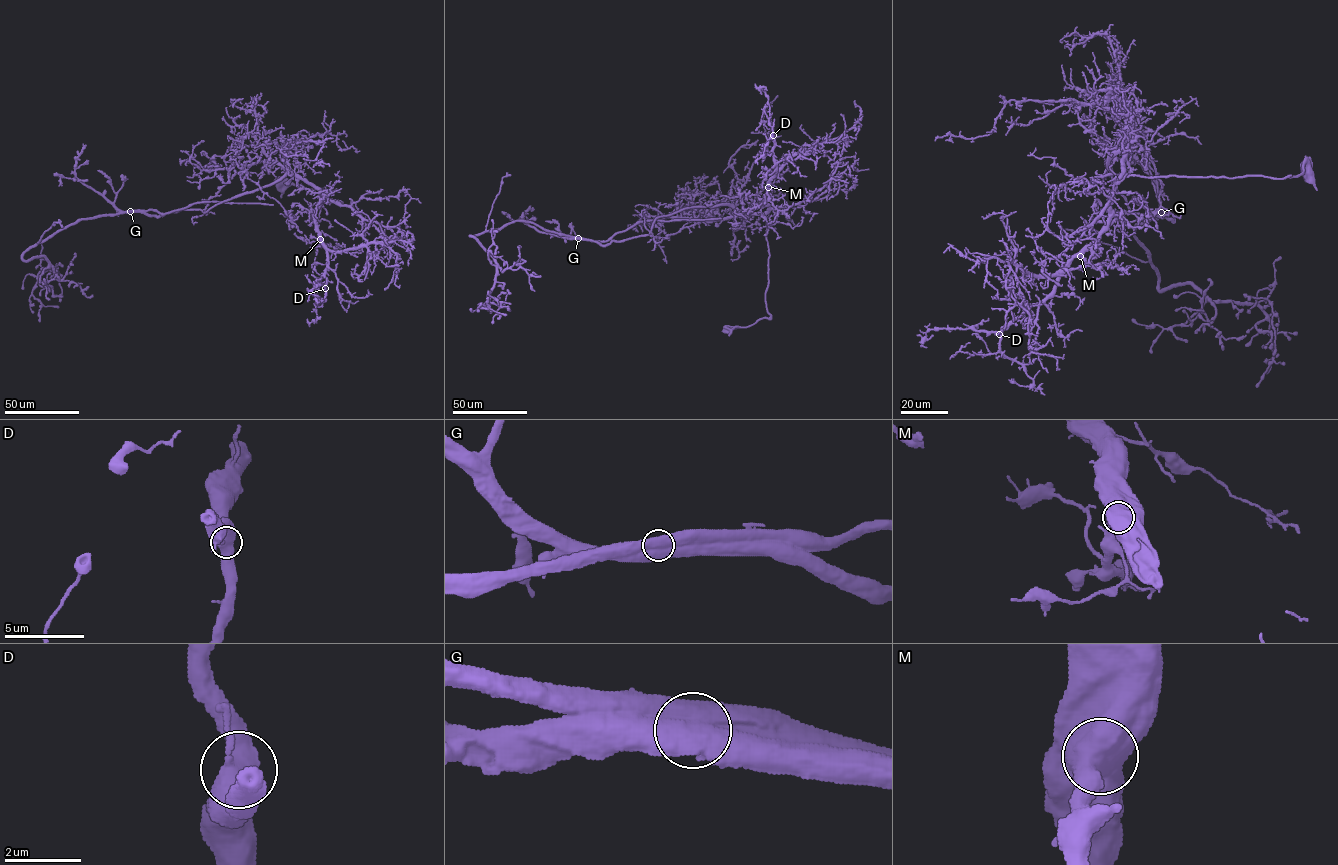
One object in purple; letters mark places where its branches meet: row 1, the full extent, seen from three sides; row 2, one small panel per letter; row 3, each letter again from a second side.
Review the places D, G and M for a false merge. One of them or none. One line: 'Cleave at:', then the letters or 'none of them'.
Cleave at: G

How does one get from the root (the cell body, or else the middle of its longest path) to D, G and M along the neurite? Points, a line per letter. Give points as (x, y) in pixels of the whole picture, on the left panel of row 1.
D: (279, 183), (322, 189), (316, 189), (320, 199), (314, 212), (314, 223), (326, 250), (325, 288)
G: (279, 183), (322, 189), (289, 172), (268, 185), (236, 195), (205, 212), (182, 210), (157, 217), (130, 211)
M: (279, 183), (322, 189), (316, 189), (320, 193), (319, 206), (314, 212), (320, 239)

